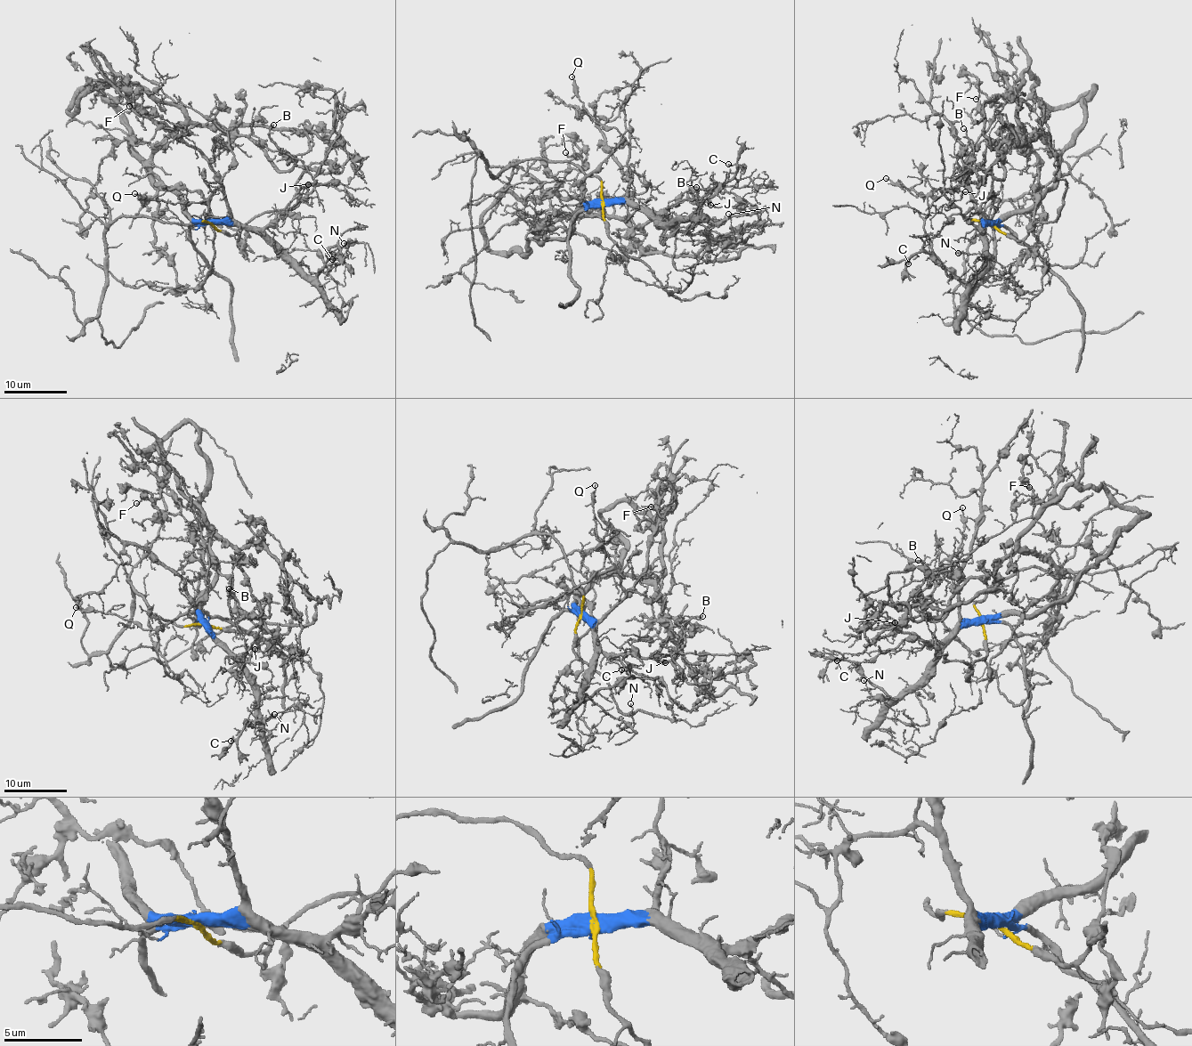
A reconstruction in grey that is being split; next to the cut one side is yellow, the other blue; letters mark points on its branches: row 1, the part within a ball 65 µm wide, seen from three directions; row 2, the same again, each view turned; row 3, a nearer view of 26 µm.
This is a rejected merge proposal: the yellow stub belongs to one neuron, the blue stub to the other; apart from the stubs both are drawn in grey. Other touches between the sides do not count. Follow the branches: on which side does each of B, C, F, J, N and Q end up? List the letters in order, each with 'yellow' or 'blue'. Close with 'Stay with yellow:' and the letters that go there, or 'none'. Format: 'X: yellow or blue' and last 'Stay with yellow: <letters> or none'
B: blue
C: blue
F: blue
J: blue
N: blue
Q: blue
Stay with yellow: none

